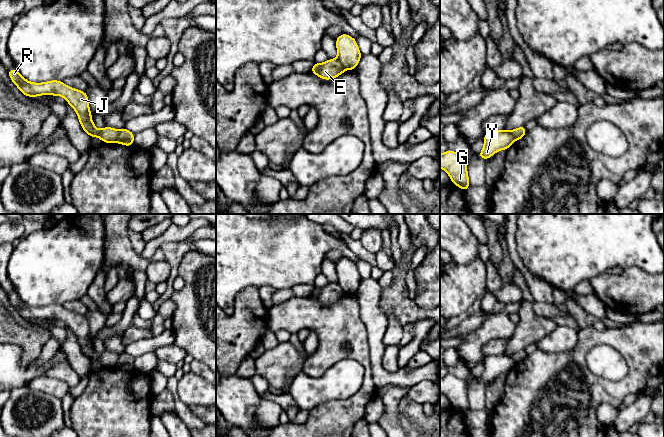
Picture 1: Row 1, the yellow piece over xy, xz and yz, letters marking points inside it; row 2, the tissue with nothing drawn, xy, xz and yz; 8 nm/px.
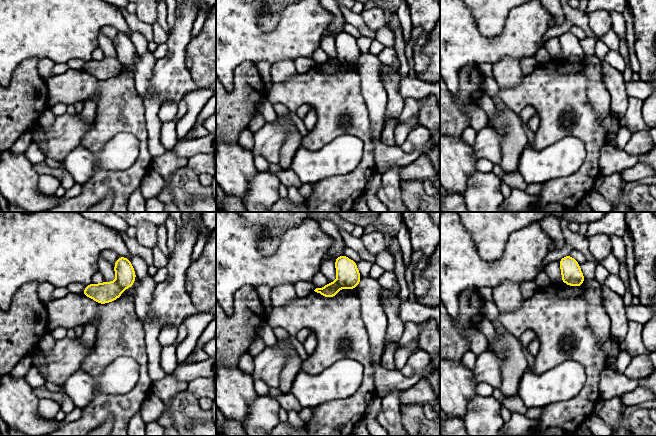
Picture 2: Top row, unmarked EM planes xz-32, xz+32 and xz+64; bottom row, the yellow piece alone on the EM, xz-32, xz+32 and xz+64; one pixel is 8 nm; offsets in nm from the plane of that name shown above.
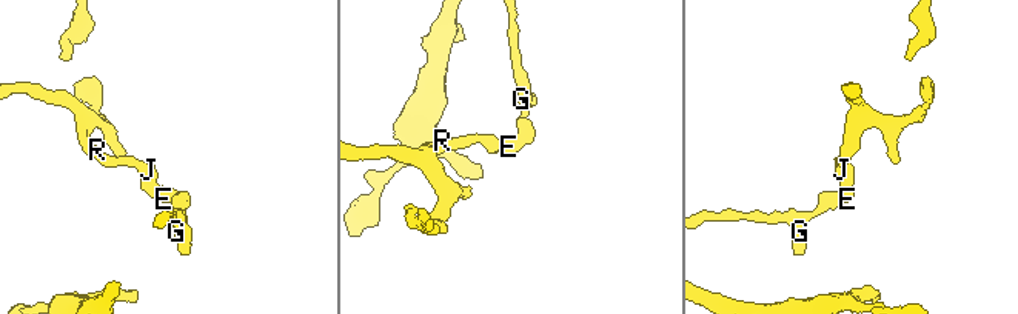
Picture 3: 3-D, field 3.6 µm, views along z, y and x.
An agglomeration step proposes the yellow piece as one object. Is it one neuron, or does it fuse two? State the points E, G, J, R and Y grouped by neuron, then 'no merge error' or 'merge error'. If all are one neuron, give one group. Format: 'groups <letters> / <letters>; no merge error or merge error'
groups E J R / G Y; merge error

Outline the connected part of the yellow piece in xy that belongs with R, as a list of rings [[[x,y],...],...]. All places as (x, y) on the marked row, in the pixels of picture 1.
[[[7,69],[11,81],[19,88],[20,92],[28,97],[38,97],[40,95],[62,96],[67,103],[76,111],[82,129],[90,137],[99,137],[103,143],[116,142],[119,130],[105,126],[98,130],[92,121],[89,108],[89,99],[85,91],[69,87],[63,81],[51,80],[43,83],[32,83],[24,79],[21,74],[14,69]]]

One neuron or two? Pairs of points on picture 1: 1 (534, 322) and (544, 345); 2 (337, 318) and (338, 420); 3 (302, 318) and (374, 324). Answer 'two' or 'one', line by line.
1: two
2: one
3: two

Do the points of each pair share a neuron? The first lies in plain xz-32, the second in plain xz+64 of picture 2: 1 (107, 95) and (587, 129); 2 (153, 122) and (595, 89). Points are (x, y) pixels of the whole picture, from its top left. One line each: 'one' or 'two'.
1: one
2: one

